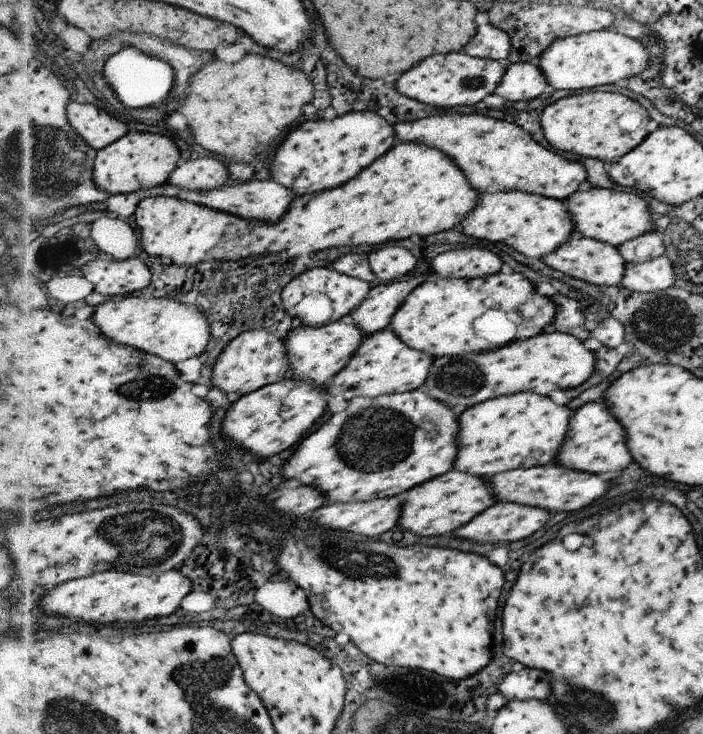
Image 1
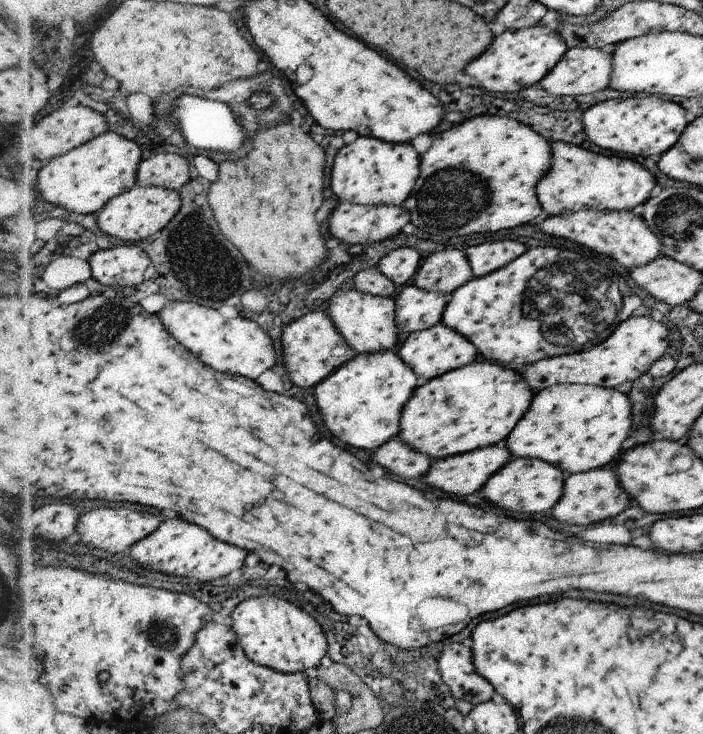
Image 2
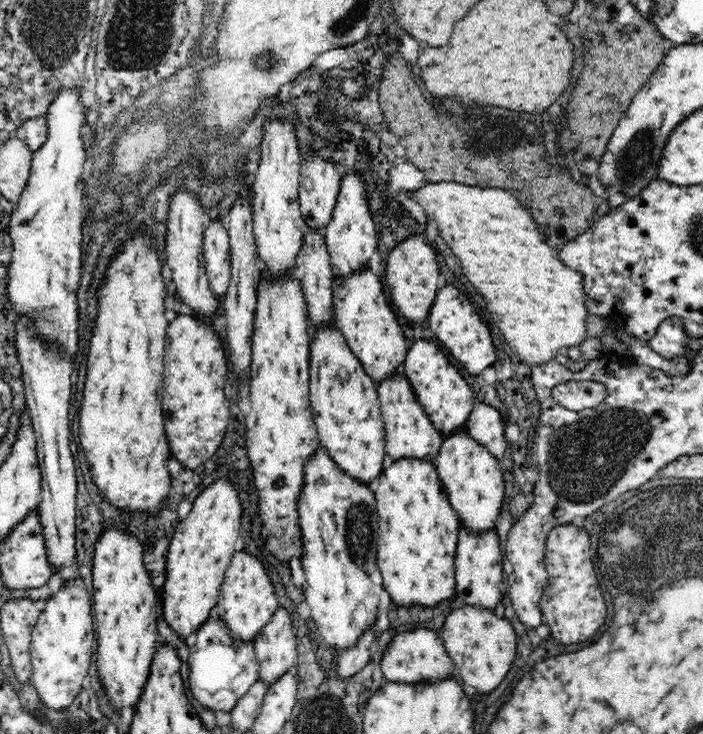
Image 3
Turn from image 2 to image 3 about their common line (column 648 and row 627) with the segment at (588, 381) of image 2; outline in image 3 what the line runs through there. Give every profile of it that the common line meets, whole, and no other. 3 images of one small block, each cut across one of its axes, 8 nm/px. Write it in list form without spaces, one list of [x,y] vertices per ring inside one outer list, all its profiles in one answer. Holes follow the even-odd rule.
[[[320,446],[310,462],[312,464],[306,464],[307,476],[303,480],[298,506],[303,533],[302,570],[308,583],[303,591],[304,602],[311,608],[310,618],[320,630],[323,642],[341,651],[354,646],[358,637],[375,624],[380,606],[383,580],[376,562],[379,530],[376,499],[370,487],[344,474],[324,447]]]

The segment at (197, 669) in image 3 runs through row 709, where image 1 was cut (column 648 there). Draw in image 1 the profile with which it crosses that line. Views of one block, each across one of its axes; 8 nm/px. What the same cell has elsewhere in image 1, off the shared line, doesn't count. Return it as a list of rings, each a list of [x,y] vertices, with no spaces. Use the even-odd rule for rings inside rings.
[[[592,187],[590,190],[578,190],[565,200],[570,216],[573,217],[575,234],[596,239],[620,248],[621,244],[638,238],[640,234],[646,234],[653,230],[653,222],[656,220],[650,214],[648,204],[636,192],[620,192],[620,190]]]

